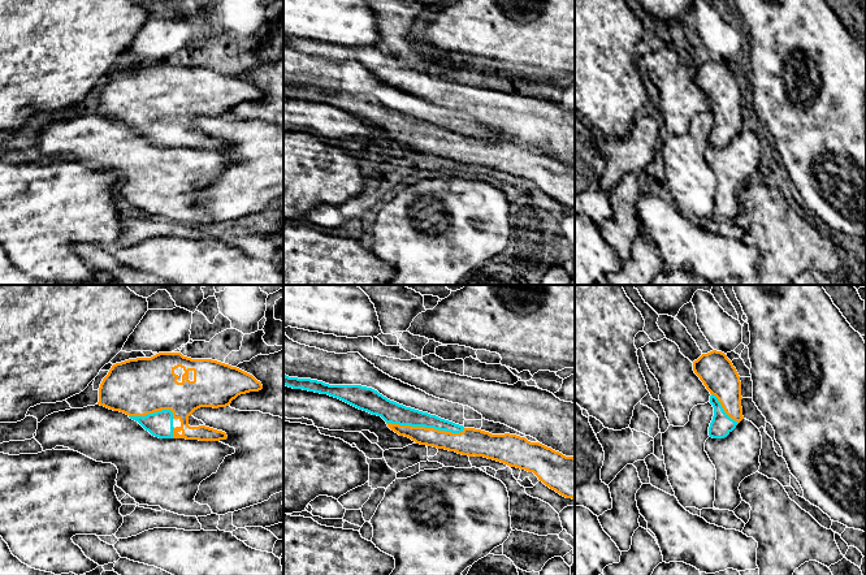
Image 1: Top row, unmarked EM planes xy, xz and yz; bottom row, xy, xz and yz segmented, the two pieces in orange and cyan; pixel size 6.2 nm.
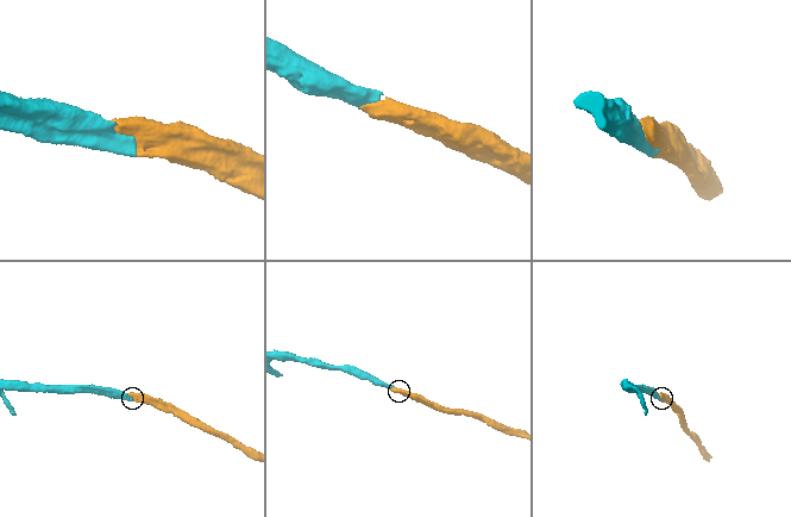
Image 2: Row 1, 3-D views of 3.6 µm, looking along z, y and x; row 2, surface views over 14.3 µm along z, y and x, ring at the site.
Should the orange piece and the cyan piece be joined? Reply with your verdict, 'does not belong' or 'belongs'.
belongs

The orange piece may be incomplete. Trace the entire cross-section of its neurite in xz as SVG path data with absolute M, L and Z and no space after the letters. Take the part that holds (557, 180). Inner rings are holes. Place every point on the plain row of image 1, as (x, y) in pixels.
M283 83L283 94L338 107L359 118L381 125L387 135L420 154L484 165L533 181L540 190L566 207L575 208L575 167L516 143L492 143L464 137L436 124L406 116L361 94L329 94Z

